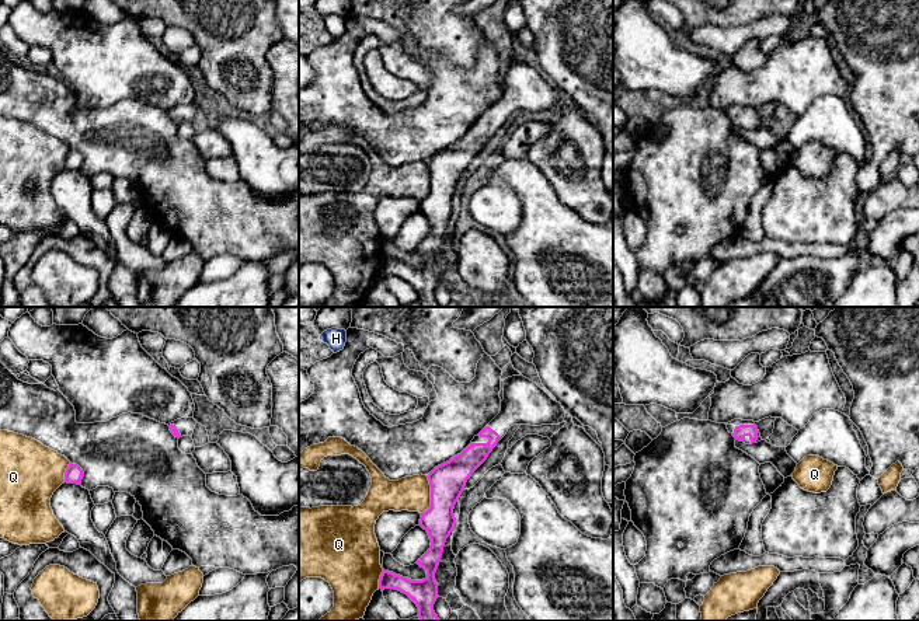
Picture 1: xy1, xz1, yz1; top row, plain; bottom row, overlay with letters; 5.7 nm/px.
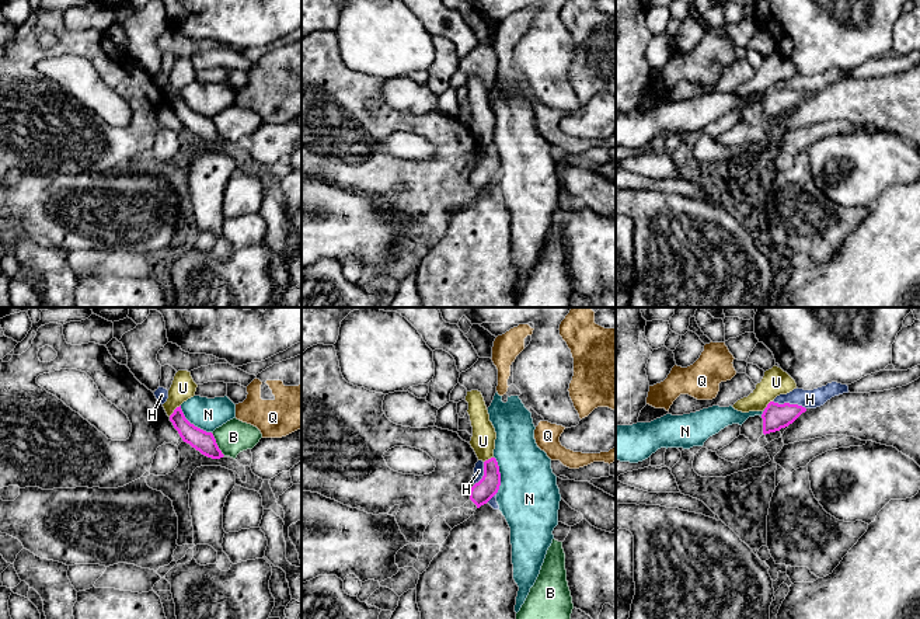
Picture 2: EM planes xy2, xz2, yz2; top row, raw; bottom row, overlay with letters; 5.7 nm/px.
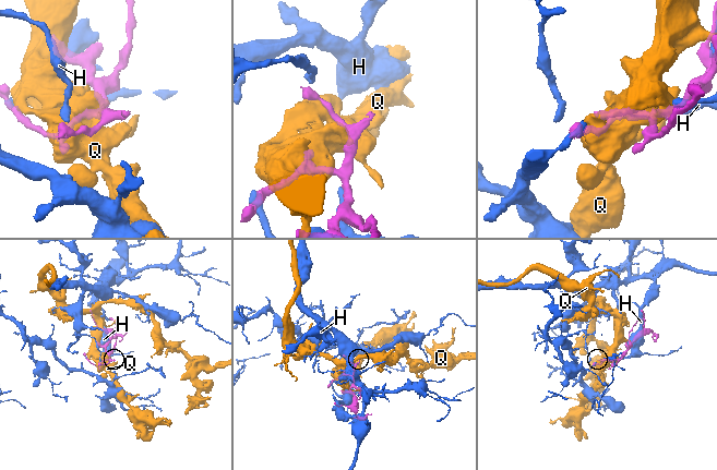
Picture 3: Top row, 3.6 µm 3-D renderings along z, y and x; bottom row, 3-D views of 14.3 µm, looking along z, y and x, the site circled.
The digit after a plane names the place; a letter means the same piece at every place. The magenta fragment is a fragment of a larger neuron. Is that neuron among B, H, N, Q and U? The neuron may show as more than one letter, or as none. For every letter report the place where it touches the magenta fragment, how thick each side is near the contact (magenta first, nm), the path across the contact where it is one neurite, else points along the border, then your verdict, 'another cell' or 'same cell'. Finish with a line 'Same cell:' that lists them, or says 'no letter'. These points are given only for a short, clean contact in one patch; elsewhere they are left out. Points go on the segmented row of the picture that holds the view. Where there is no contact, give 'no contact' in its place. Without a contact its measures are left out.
B: meets magenta in xy2 at (216, 444); 120 nm thick on the magenta side, 190 nm on the other; border along xy2 (211, 433), (218, 448), (225, 455); another cell
H: meets magenta in yz2 at (788, 403); 150 nm thick on the magenta side, 110 nm on the other; another cell
N: meets magenta in xy2 at (192, 424); 120 nm thick on the magenta side, 190 nm on the other; border along xy2 (180, 406), (191, 423), (211, 433); another cell
Q: meets magenta in xz1 at (431, 495); 200 nm thick on the magenta side, 200 nm on the other; another cell
U: meets magenta in xy2 at (174, 410); 120 nm thick on the magenta side, 140 nm on the other; border along xy2 (180, 404), (168, 416); another cell
Same cell: no letter

